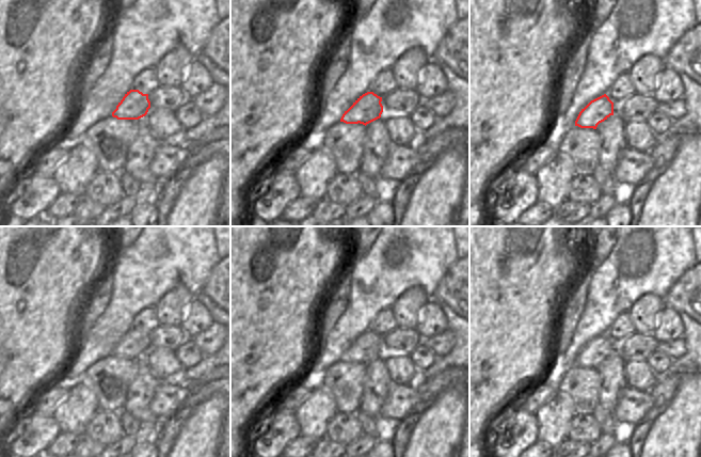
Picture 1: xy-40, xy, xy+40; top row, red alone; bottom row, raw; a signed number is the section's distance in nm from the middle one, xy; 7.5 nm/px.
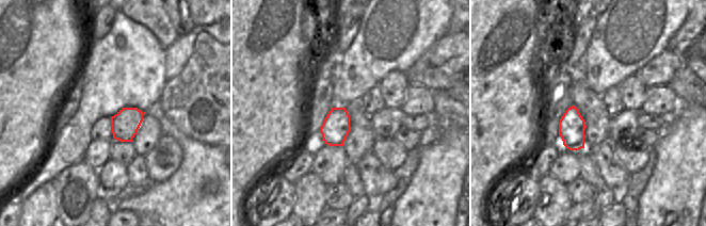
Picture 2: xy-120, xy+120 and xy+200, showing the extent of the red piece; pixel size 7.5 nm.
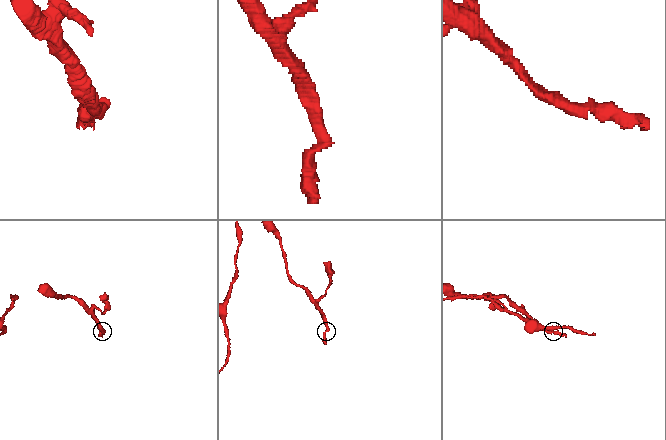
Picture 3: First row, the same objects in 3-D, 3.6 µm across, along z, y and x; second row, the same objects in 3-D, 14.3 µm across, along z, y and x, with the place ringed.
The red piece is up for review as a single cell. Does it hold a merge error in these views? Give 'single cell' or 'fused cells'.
fused cells

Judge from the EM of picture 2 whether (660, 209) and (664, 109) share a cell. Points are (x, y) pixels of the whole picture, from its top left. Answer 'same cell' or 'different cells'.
different cells

